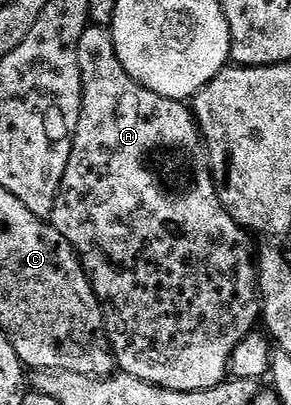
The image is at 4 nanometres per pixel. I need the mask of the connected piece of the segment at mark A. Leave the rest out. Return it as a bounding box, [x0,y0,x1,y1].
[49,25,261,389]

